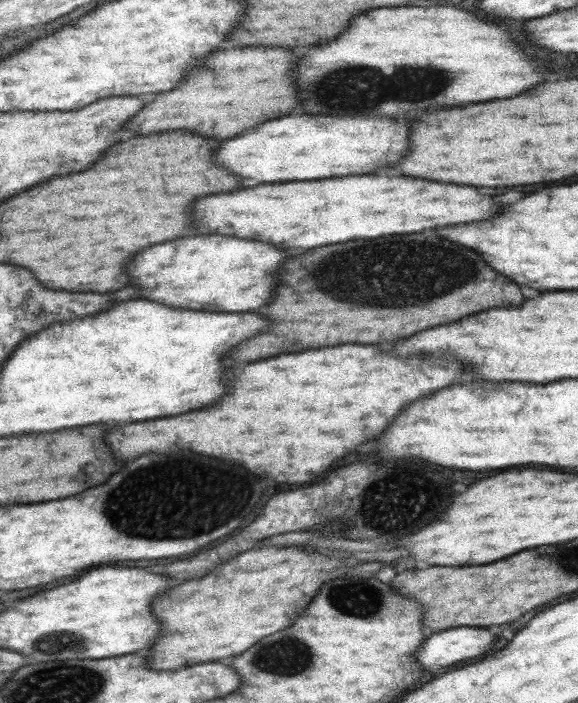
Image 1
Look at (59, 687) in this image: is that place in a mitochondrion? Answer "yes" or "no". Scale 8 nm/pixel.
yes

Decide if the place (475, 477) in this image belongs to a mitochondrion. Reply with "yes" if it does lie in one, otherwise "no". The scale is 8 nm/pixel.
no

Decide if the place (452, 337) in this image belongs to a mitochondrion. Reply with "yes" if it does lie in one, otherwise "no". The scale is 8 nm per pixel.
no

